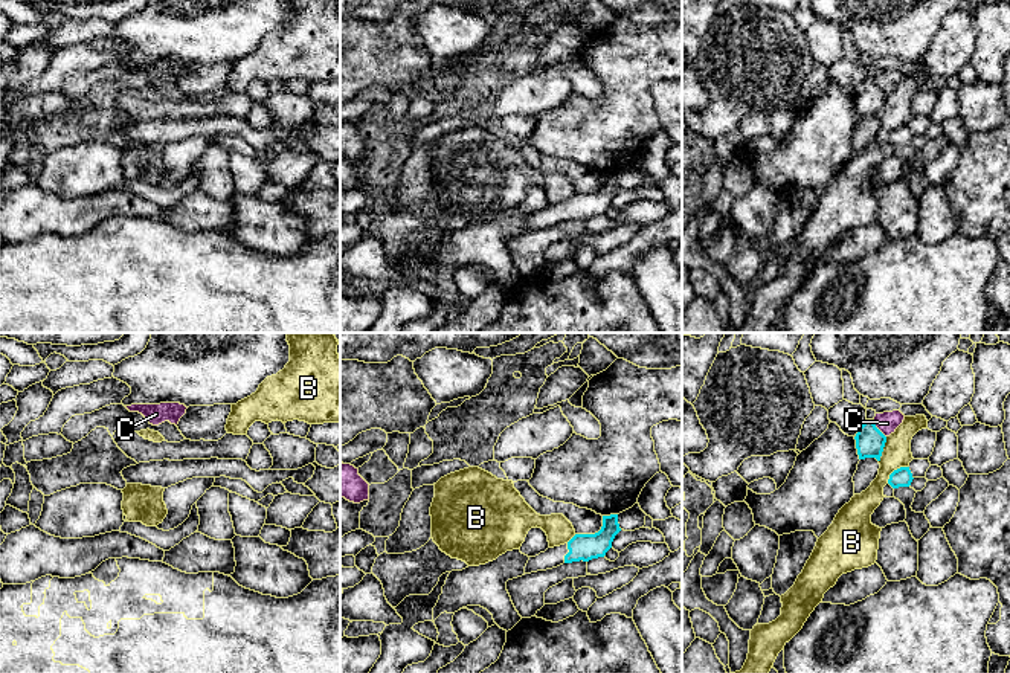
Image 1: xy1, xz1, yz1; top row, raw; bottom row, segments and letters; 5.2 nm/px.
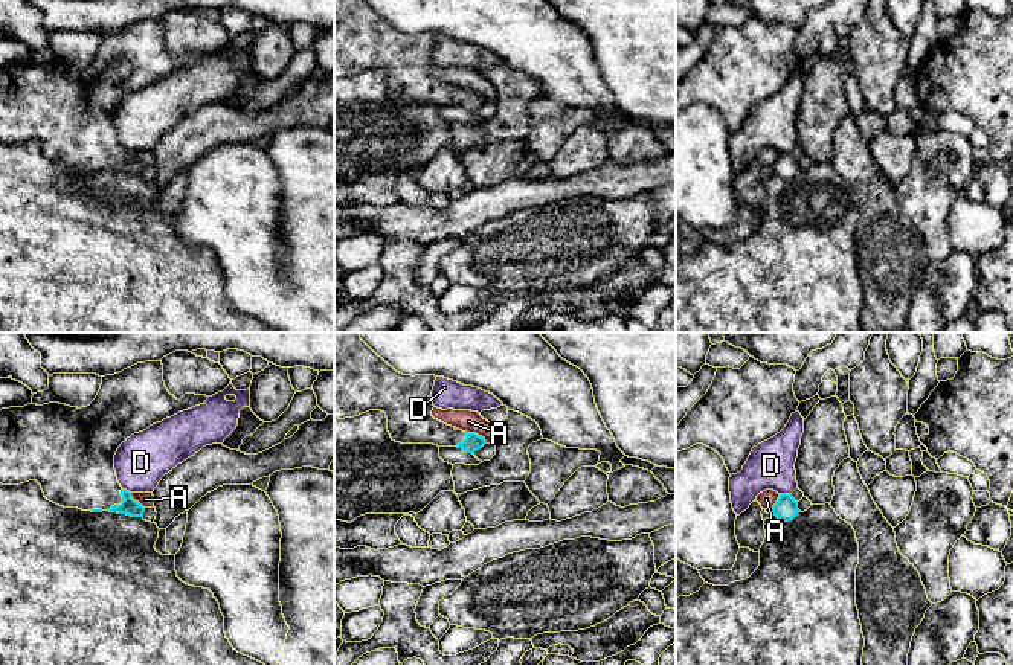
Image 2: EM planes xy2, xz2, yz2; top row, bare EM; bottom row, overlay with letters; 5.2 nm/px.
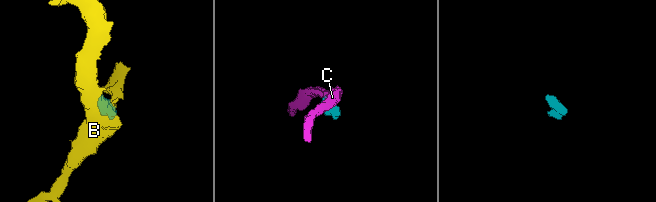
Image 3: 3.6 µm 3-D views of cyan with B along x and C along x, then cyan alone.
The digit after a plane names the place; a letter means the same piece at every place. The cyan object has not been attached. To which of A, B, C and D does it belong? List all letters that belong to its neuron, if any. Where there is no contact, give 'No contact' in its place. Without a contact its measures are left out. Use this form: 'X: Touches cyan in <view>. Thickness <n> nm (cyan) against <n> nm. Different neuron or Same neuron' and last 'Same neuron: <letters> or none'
A: Touches cyan in xz2. Thickness 90 nm (cyan) against 120 nm. Different neuron
B: Touches cyan in yz1. Thickness 100 nm (cyan) against 150 nm. Different neuron
C: Touches cyan in yz1. Thickness 160 nm (cyan) against 110 nm. Different neuron
D: Touches cyan in yz2. Thickness 130 nm (cyan) against 260 nm. Different neuron
Same neuron: none

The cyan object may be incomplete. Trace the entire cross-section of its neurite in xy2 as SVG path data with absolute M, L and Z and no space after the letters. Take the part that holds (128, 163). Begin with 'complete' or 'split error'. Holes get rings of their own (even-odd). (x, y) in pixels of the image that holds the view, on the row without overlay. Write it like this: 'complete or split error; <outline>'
split error; M162 20L137 21L114 34L102 35L96 56L87 66L70 66L59 61L43 64L27 63L0 69L0 142L20 143L37 139L44 156L64 166L78 166L92 171L119 171L131 175L143 175L145 166L124 148L116 134L114 113L131 93L146 88L156 81L178 70L204 63L209 55L185 52L180 58L168 50L163 40Z

